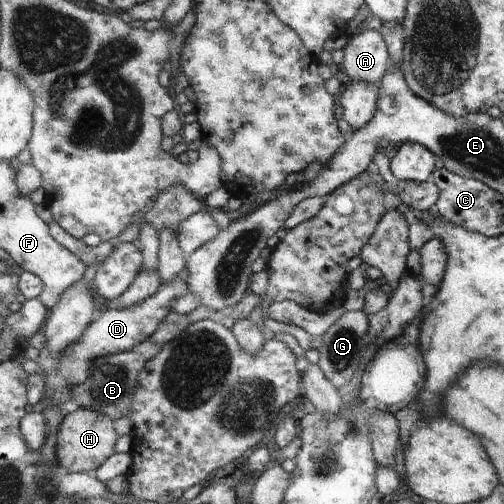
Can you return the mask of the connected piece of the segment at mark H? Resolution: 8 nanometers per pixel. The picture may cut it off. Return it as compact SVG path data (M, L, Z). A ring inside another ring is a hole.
M79 407L67 413L65 420L61 422L56 438L57 462L60 467L70 473L86 473L89 470L97 470L115 454L115 444L119 437L113 428L113 418L89 408Z

